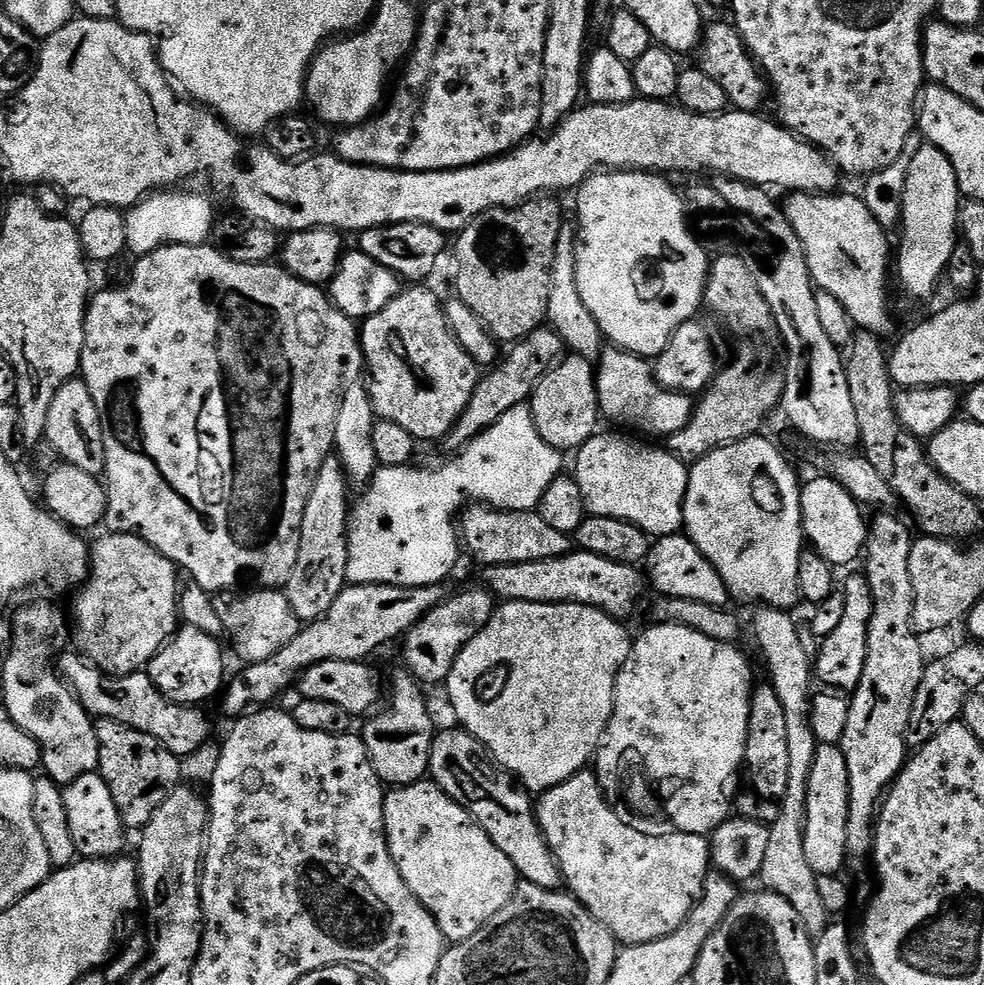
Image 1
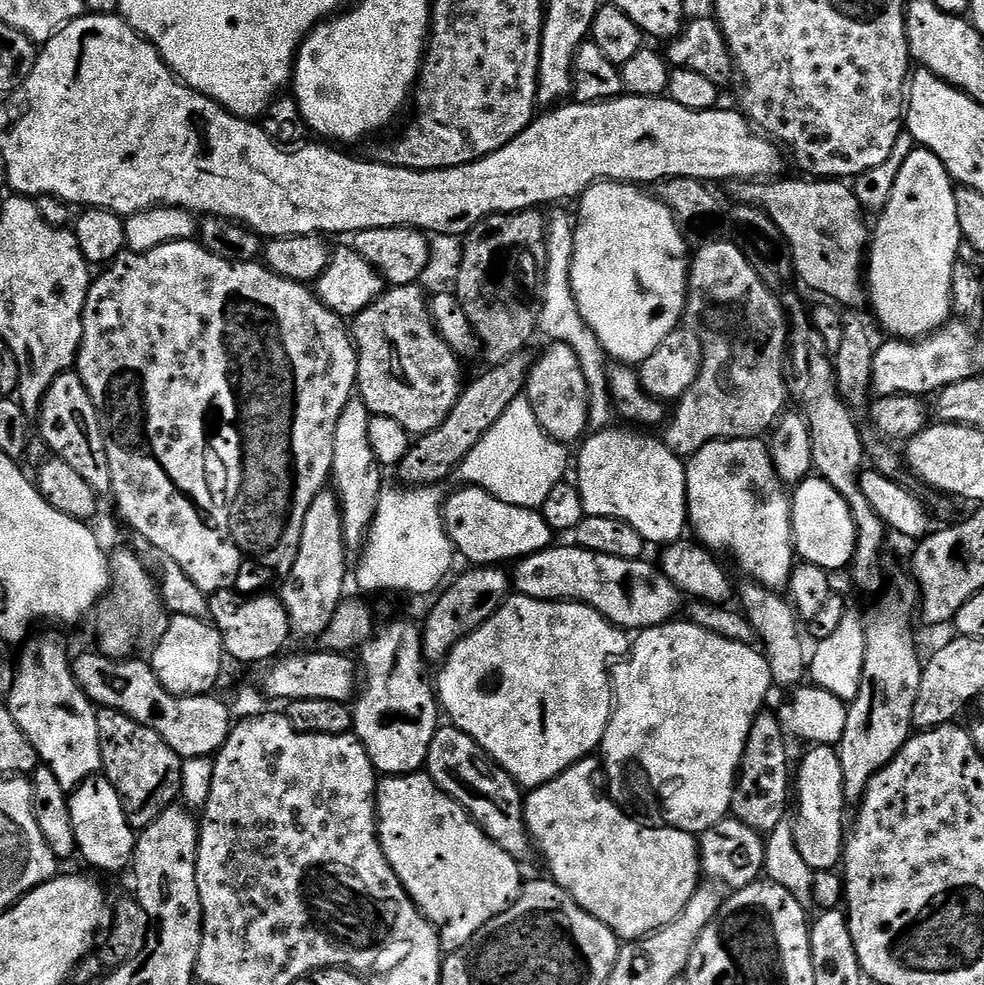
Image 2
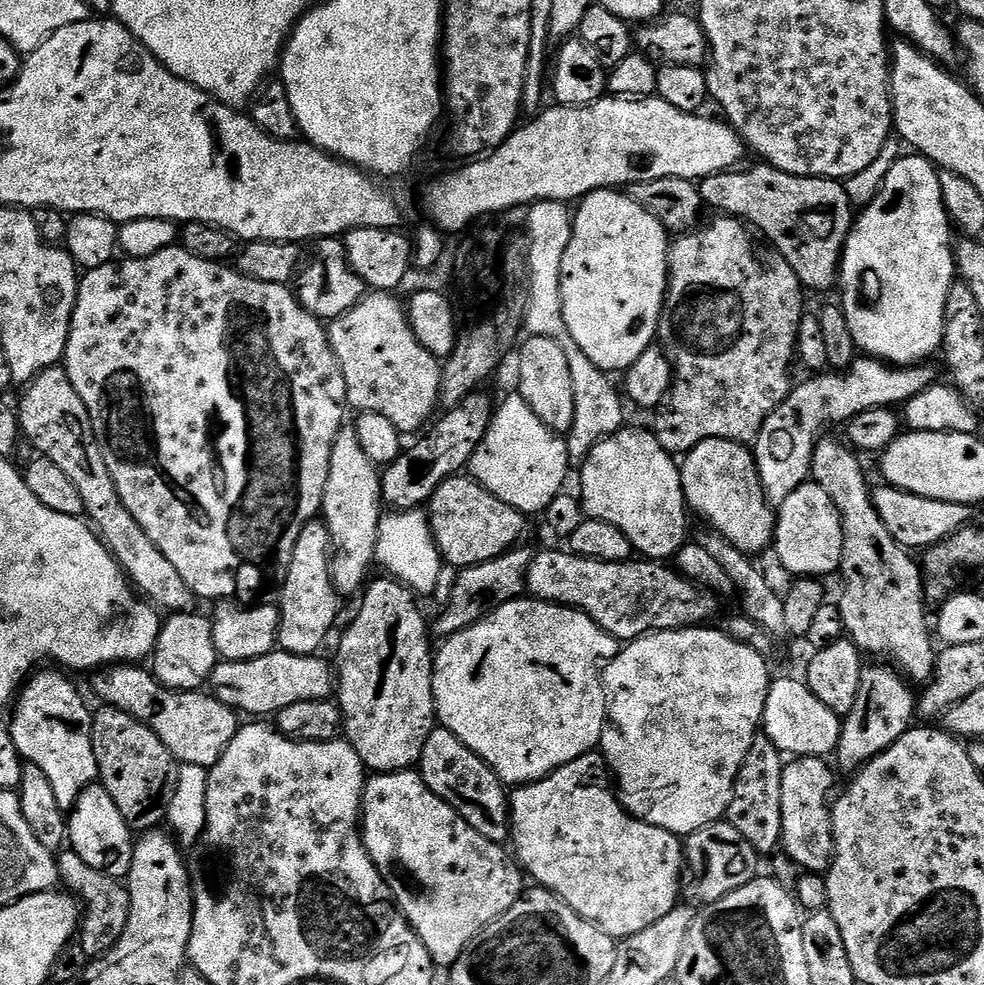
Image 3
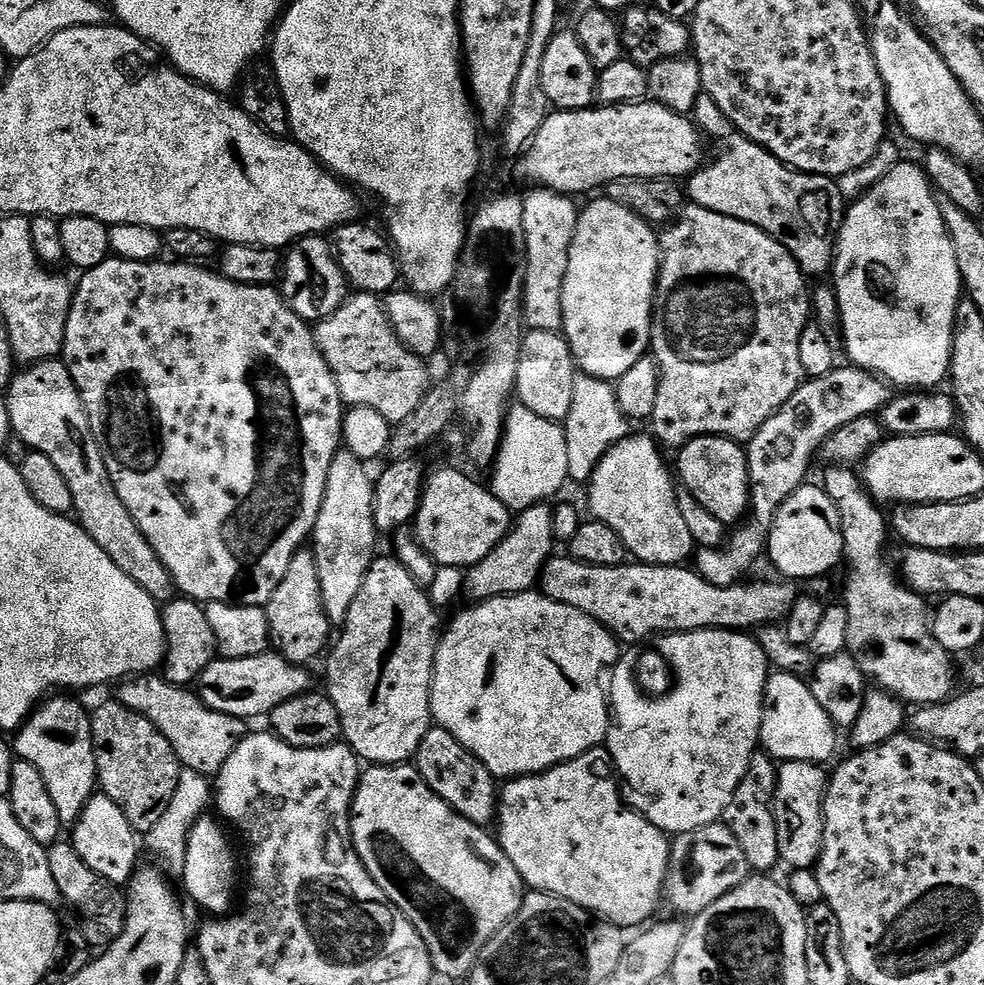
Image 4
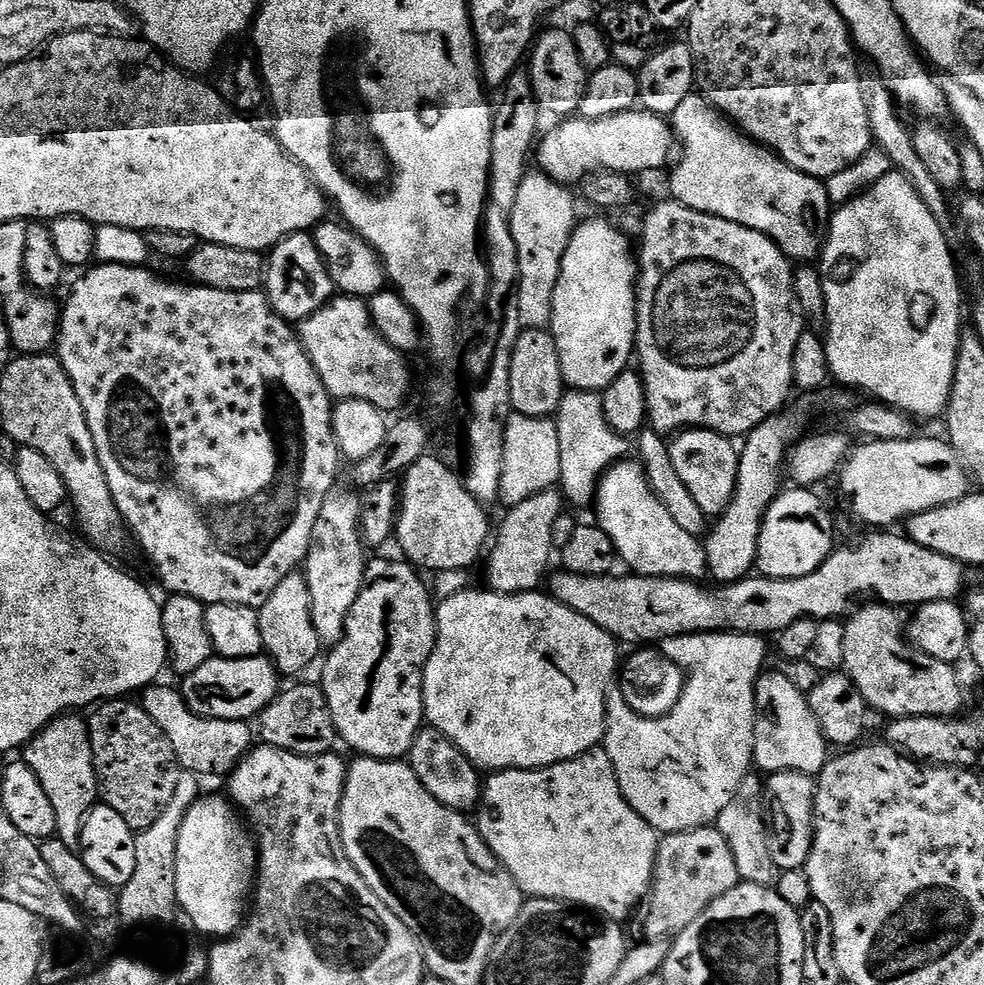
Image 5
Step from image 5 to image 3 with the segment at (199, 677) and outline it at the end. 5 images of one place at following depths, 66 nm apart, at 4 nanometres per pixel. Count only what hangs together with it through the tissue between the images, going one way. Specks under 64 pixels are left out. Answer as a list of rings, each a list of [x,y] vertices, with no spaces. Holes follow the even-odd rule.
[[[274,650],[253,660],[226,660],[217,663],[212,672],[210,692],[226,706],[241,713],[249,712],[252,715],[249,717],[272,718],[286,710],[286,706],[294,706],[294,702],[327,700],[333,695],[333,665],[320,659],[319,655],[295,656],[283,650]]]

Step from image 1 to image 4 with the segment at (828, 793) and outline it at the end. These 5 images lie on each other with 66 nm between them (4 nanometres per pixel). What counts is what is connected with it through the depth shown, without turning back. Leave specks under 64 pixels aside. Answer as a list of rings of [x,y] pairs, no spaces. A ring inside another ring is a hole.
[[[785,760],[776,773],[776,793],[772,799],[774,822],[778,826],[778,850],[789,869],[815,869],[824,849],[824,793],[829,773],[819,764]]]

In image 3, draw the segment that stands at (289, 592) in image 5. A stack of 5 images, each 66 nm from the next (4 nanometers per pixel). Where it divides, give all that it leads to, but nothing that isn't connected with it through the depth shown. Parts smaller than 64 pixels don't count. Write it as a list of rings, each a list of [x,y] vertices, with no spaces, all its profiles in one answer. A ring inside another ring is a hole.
[[[317,518],[298,534],[294,558],[290,558],[288,572],[278,588],[280,609],[279,647],[295,656],[314,656],[321,650],[324,639],[332,632],[340,616],[342,597],[332,581],[332,543],[323,519]]]

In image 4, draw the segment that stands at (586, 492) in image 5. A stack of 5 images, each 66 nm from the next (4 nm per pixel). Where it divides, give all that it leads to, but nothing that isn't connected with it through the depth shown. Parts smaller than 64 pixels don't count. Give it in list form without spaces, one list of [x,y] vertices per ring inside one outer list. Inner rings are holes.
[[[578,372],[574,378],[574,397],[570,413],[563,421],[566,438],[567,470],[569,479],[575,483],[587,483],[602,457],[616,443],[631,433],[628,418],[617,402],[615,387],[606,380],[596,379],[592,375]]]

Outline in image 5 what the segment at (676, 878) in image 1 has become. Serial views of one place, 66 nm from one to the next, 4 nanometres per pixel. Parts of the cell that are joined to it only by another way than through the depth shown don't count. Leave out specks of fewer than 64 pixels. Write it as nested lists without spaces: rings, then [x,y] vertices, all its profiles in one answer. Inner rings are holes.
[[[602,747],[591,748],[578,758],[570,758],[566,762],[558,762],[549,768],[506,768],[496,770],[482,784],[482,807],[479,809],[478,827],[480,835],[490,846],[490,850],[504,864],[505,870],[512,875],[514,882],[524,891],[525,897],[537,900],[563,900],[564,903],[591,910],[607,919],[624,922],[624,919],[641,907],[647,897],[656,874],[656,852],[660,849],[660,840],[655,828],[650,827],[635,810],[628,805],[628,799],[622,794],[620,784],[616,780],[614,762],[610,762],[610,754]]]

